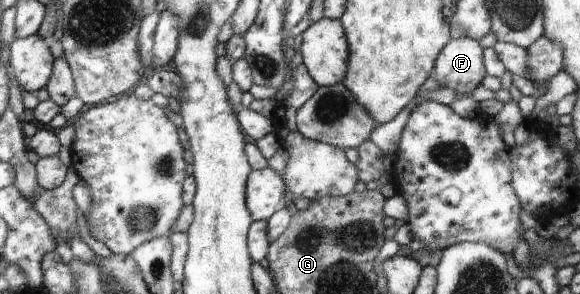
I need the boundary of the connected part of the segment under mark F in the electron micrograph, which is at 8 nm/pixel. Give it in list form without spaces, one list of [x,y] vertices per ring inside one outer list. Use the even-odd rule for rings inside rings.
[[[472,38],[452,40],[436,60],[434,79],[443,88],[467,96],[487,76],[482,64],[482,48],[478,46],[478,40]]]

